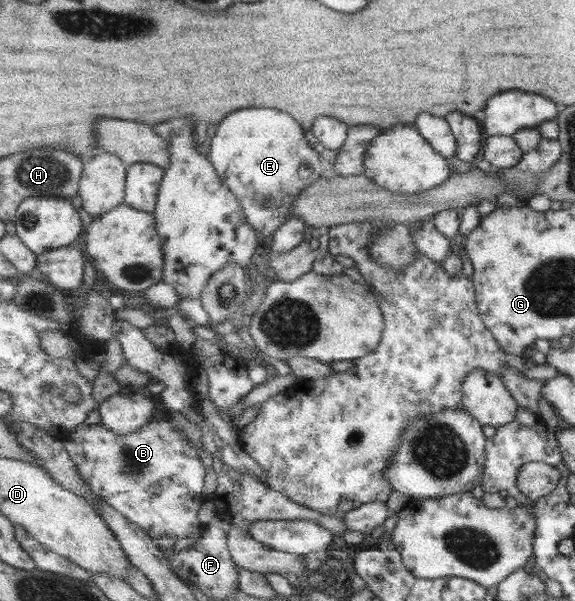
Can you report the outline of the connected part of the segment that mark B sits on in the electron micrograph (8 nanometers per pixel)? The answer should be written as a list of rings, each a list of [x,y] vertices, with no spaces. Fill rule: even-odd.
[[[163,413],[160,418],[154,418],[140,432],[128,435],[114,433],[103,423],[78,427],[66,436],[63,442],[72,459],[78,463],[82,478],[119,512],[126,514],[134,523],[142,526],[153,538],[158,539],[168,535],[175,540],[194,539],[194,544],[202,542],[206,525],[200,521],[198,513],[202,504],[211,500],[206,494],[206,477],[208,469],[202,463],[202,457],[196,457],[196,446],[184,431],[180,431],[170,422],[170,413]]]

